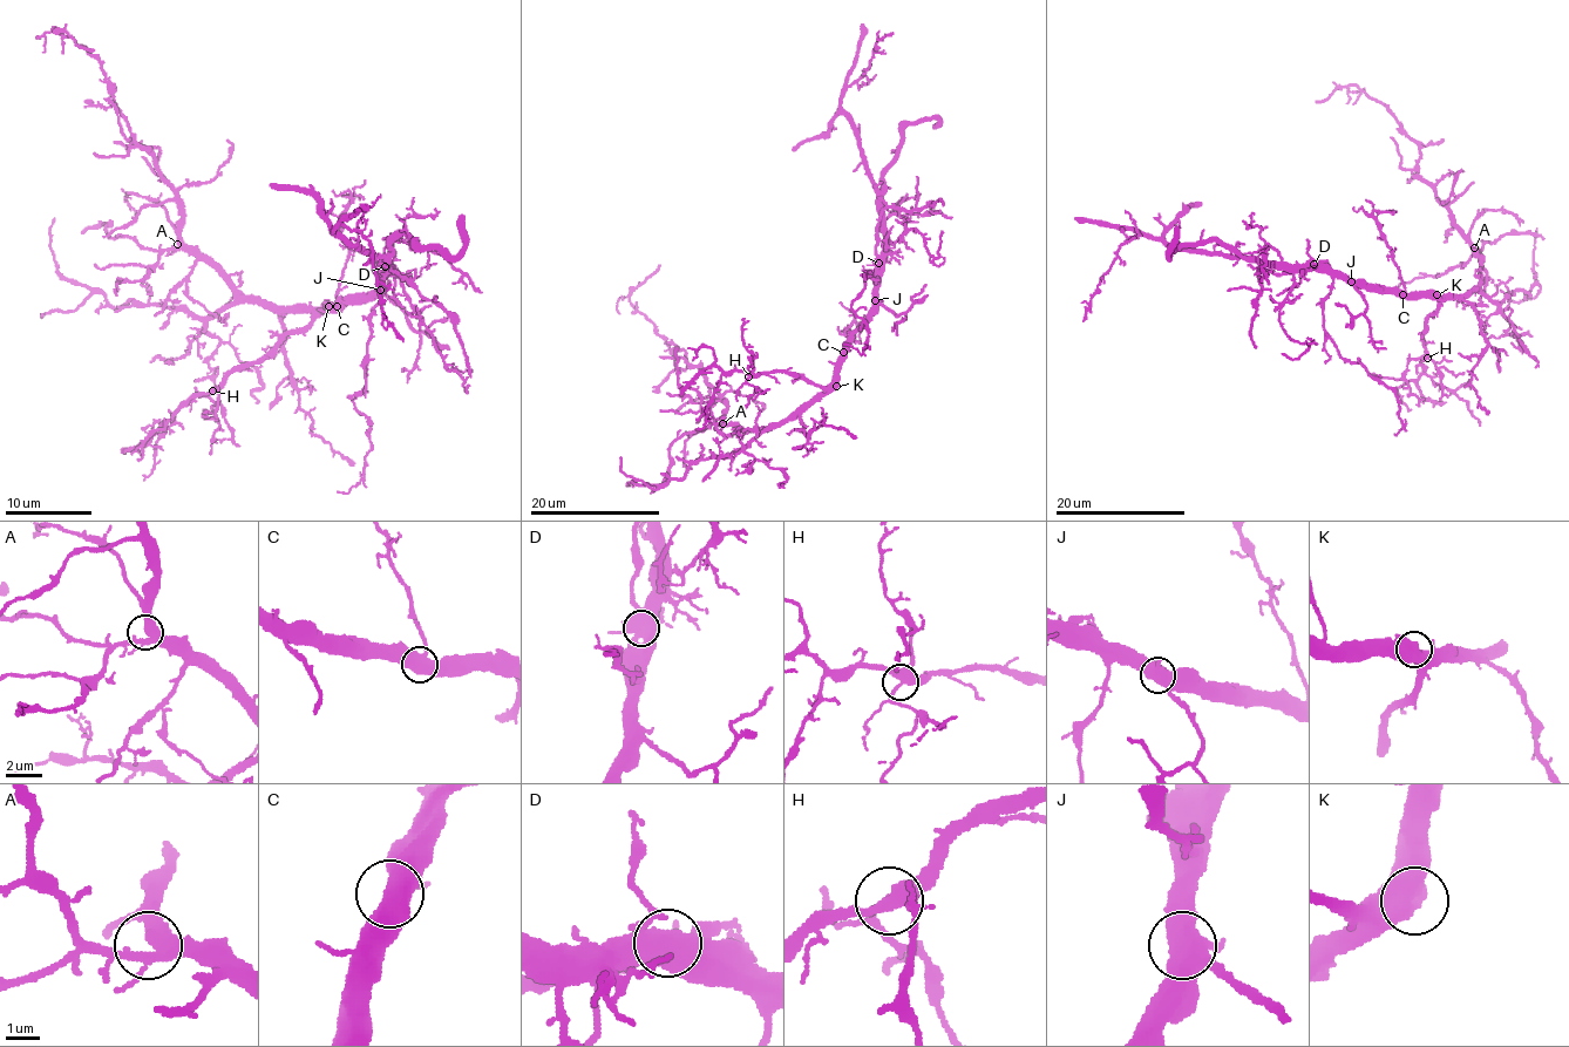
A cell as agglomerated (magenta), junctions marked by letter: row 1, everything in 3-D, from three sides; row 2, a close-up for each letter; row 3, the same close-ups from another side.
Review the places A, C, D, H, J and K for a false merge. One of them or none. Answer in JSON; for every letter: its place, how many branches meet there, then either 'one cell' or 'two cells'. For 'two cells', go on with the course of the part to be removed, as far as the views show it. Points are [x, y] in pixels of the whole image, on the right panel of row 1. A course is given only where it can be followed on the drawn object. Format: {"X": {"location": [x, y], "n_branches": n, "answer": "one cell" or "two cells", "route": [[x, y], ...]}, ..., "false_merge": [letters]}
{"A": {"location": [1474, 247], "n_branches": 4, "answer": "one cell"}, "C": {"location": [1403, 294], "n_branches": 3, "answer": "one cell"}, "D": {"location": [1313, 264], "n_branches": 4, "answer": "two cells", "route": [[1313, 264], [1306, 269], [1275, 273], [1258, 269], [1262, 294], [1257, 299], [1250, 327], [1255, 348]]}, "H": {"location": [1427, 358], "n_branches": 4, "answer": "one cell"}, "J": {"location": [1351, 281], "n_branches": 4, "answer": "one cell"}, "K": {"location": [1437, 294], "n_branches": 3, "answer": "one cell"}, "false_merge": ["D"]}

